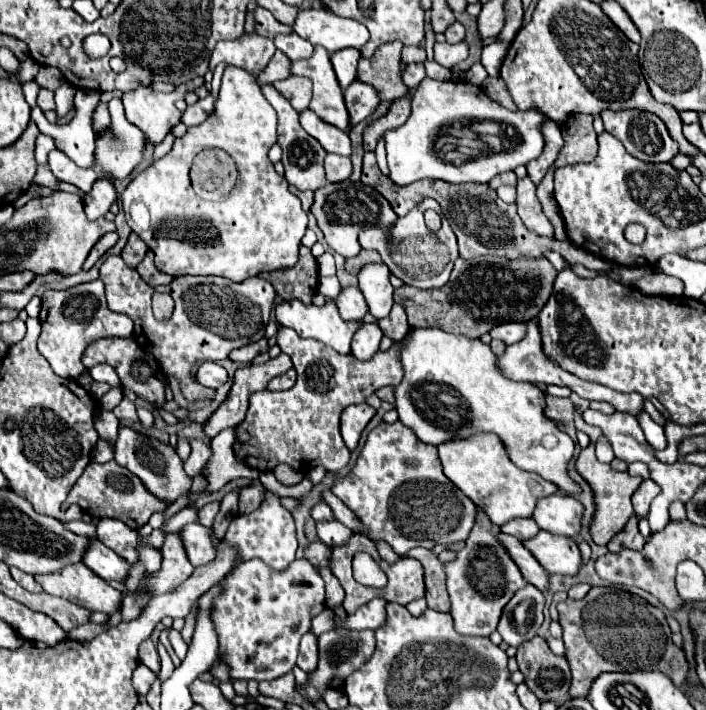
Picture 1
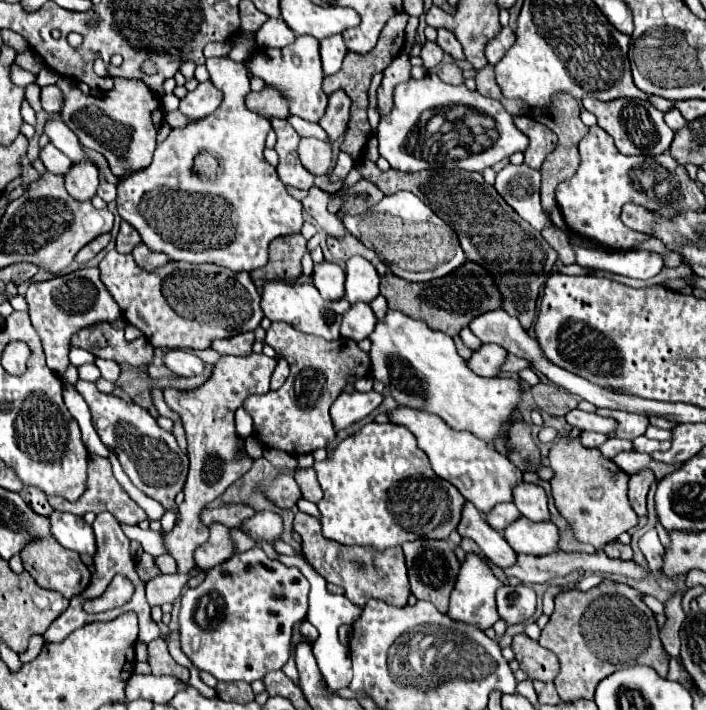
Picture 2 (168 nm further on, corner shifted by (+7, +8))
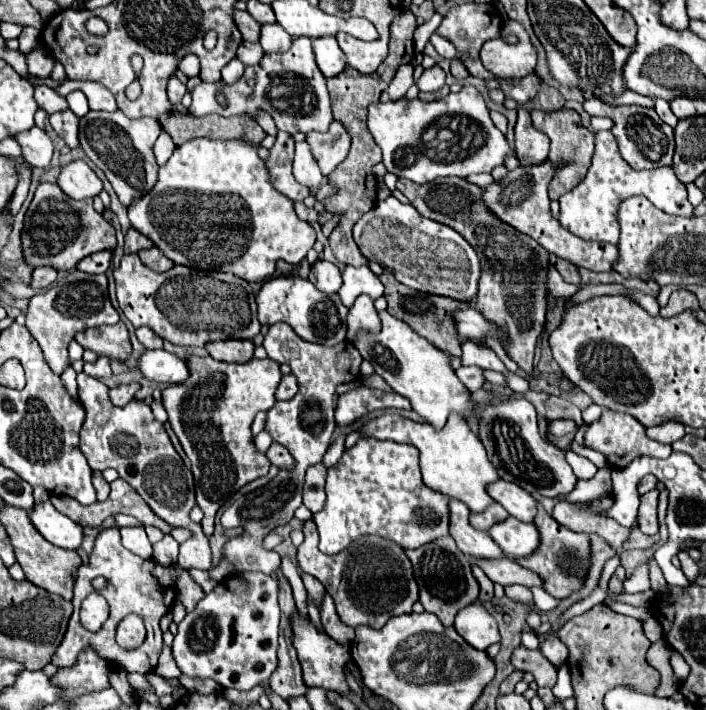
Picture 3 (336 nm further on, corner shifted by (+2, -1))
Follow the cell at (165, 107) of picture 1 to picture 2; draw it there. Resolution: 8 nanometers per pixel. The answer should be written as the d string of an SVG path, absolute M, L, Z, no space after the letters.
M62 79L56 83L64 91L62 121L78 135L78 141L102 153L112 169L112 173L122 179L130 173L146 169L152 161L156 149L156 133L162 125L162 105L150 93L150 89L140 81L128 81L128 89L112 89L102 97L86 95L70 83L62 85Z

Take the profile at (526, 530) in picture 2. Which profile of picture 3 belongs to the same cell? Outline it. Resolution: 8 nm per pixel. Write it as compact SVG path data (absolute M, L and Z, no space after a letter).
M509 516L503 524L495 524L491 528L491 538L499 544L499 548L515 558L531 556L539 548L539 530L535 524L523 524Z

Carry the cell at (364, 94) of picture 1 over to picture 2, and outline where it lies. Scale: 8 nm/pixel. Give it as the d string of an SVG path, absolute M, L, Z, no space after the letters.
M344 91L332 93L328 101L328 109L322 121L318 123L328 133L328 143L334 143L346 131L348 117L350 117L350 97Z

